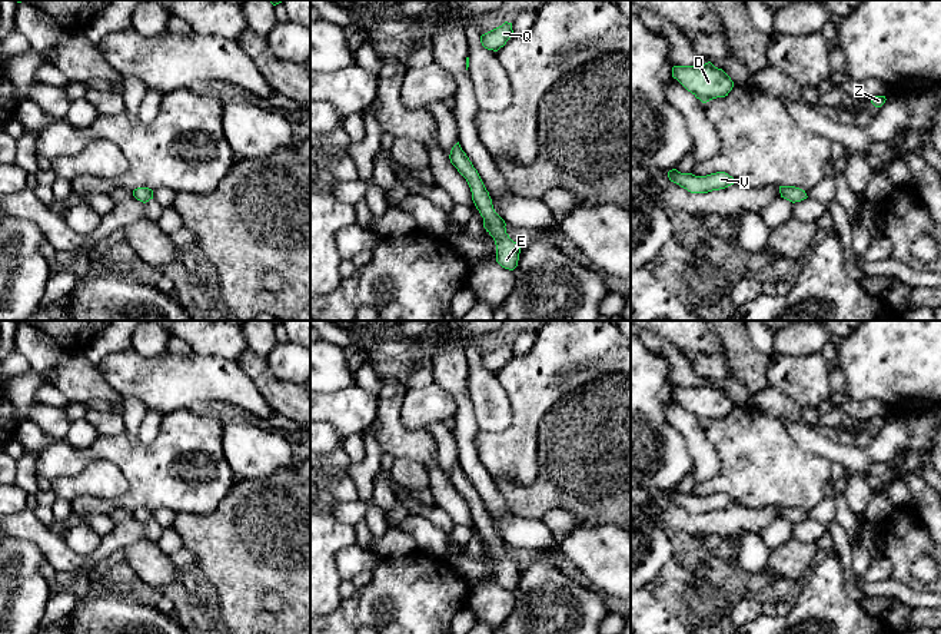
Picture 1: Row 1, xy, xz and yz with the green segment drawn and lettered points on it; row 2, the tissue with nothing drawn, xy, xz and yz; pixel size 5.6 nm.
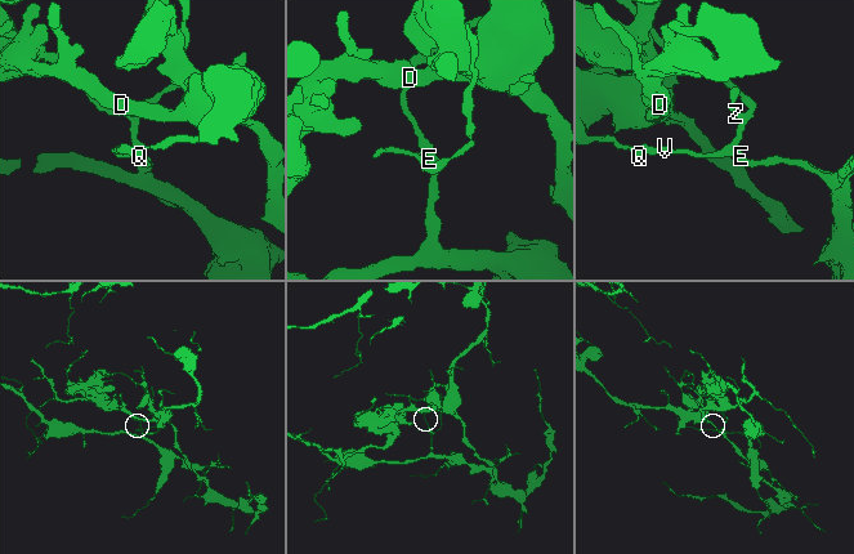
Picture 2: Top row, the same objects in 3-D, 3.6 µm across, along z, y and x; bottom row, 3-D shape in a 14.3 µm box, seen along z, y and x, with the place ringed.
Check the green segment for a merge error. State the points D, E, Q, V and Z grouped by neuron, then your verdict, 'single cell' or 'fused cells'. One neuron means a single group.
D Q V / E Z; fused cells

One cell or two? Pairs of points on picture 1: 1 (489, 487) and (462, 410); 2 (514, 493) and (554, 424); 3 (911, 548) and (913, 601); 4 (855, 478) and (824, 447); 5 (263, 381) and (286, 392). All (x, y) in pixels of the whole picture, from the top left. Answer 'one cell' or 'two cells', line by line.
1: one cell
2: one cell
3: two cells
4: one cell
5: one cell

